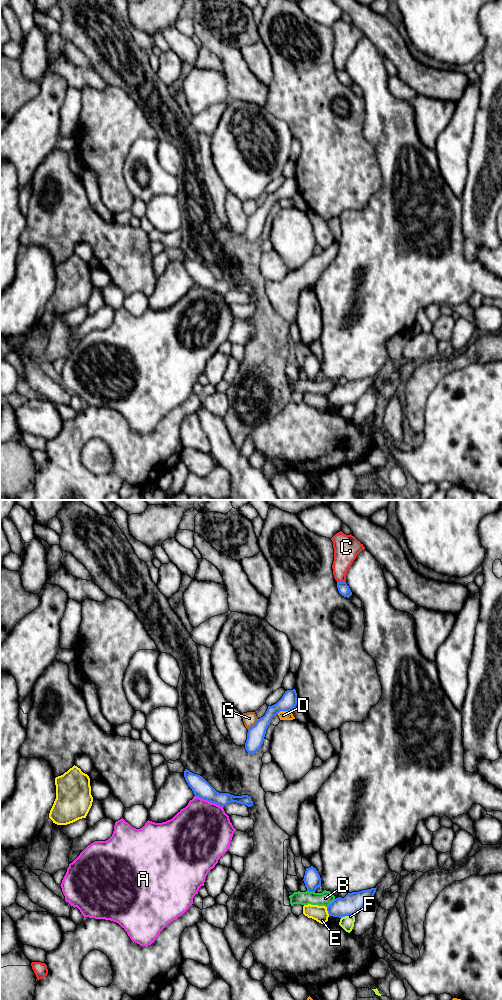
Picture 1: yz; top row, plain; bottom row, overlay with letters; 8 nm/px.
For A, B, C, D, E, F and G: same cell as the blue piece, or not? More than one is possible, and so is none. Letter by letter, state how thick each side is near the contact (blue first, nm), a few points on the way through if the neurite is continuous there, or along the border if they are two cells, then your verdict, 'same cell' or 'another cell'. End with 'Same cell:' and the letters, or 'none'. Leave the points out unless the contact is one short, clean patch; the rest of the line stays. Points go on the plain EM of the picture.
A: 150 nm thick on the blue side, 480 nm on the other; another cell
B: 170 nm thick on the blue side, 120 nm on the other; another cell
C: 90 nm thick on the blue side, 190 nm on the other; another cell
D: 130 nm thick on the blue side, 80 nm on the other; another cell
E: 170 nm thick on the blue side, 130 nm on the other; another cell
F: 170 nm thick on the blue side, 110 nm on the other; another cell
G: 140 nm thick on the blue side, 110 nm on the other; border along yz (258, 207), (248, 217); another cell
Same cell: none

